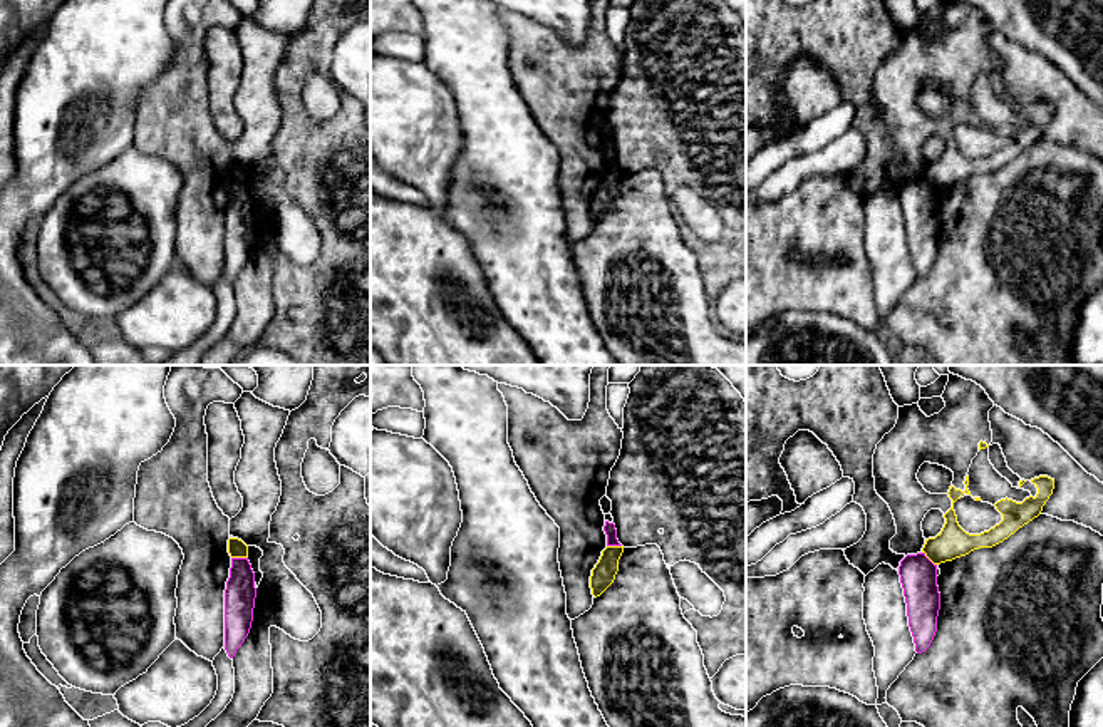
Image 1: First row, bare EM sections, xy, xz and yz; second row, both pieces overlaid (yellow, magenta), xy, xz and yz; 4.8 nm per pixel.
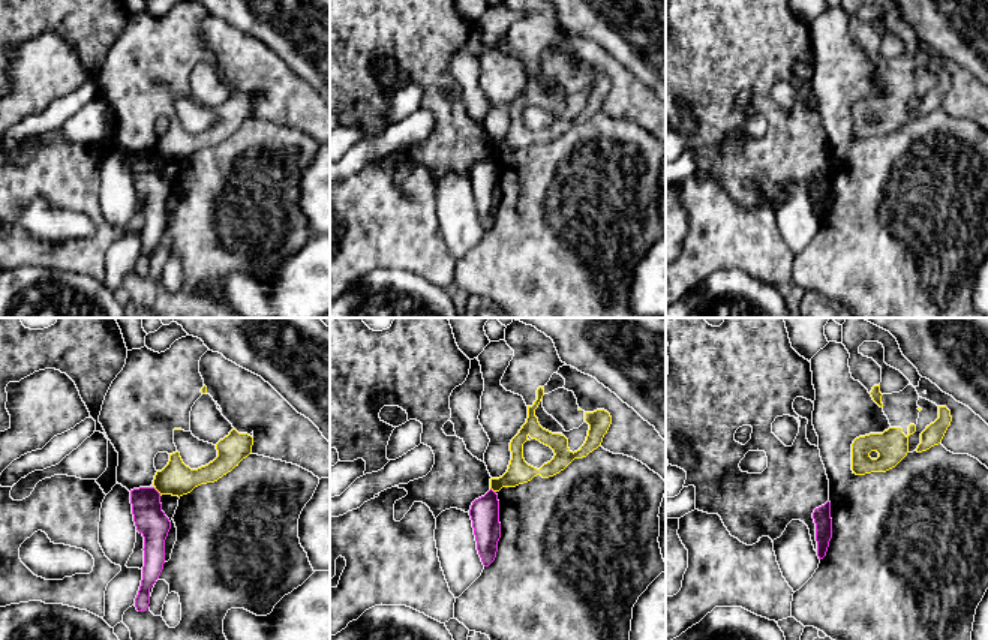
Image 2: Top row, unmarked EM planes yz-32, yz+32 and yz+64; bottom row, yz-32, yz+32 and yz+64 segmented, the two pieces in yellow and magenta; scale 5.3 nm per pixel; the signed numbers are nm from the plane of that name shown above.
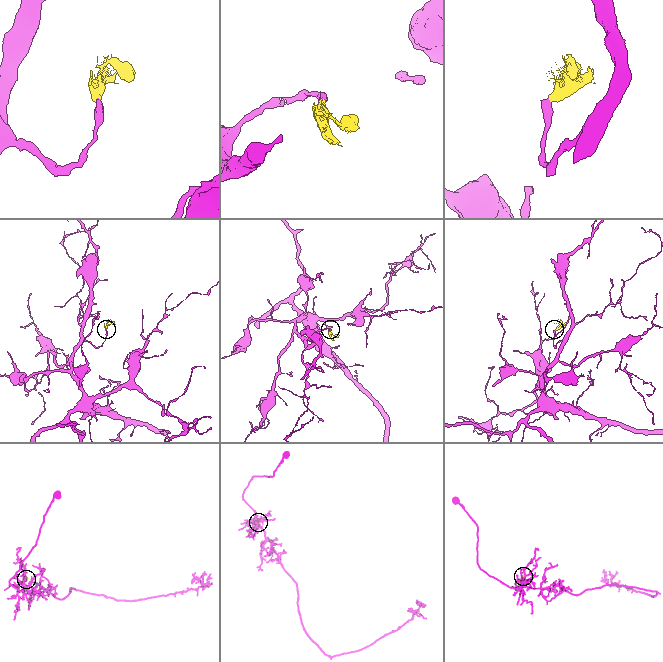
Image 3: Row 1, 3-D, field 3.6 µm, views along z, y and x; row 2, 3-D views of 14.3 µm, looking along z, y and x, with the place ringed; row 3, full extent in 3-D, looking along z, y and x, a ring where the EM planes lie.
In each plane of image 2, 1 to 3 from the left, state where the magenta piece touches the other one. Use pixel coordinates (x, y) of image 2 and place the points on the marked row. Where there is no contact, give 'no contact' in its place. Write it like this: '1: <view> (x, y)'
1: yz-32 (158, 490)
2: yz+32 (494, 490)
3: no contact

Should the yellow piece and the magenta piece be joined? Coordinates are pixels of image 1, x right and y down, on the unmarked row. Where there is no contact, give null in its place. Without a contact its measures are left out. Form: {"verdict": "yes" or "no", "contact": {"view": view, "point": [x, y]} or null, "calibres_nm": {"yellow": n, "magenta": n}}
{"verdict": "no", "contact": {"view": "xy", "point": [240, 181]}, "calibres_nm": {"yellow": 90, "magenta": 150}}

